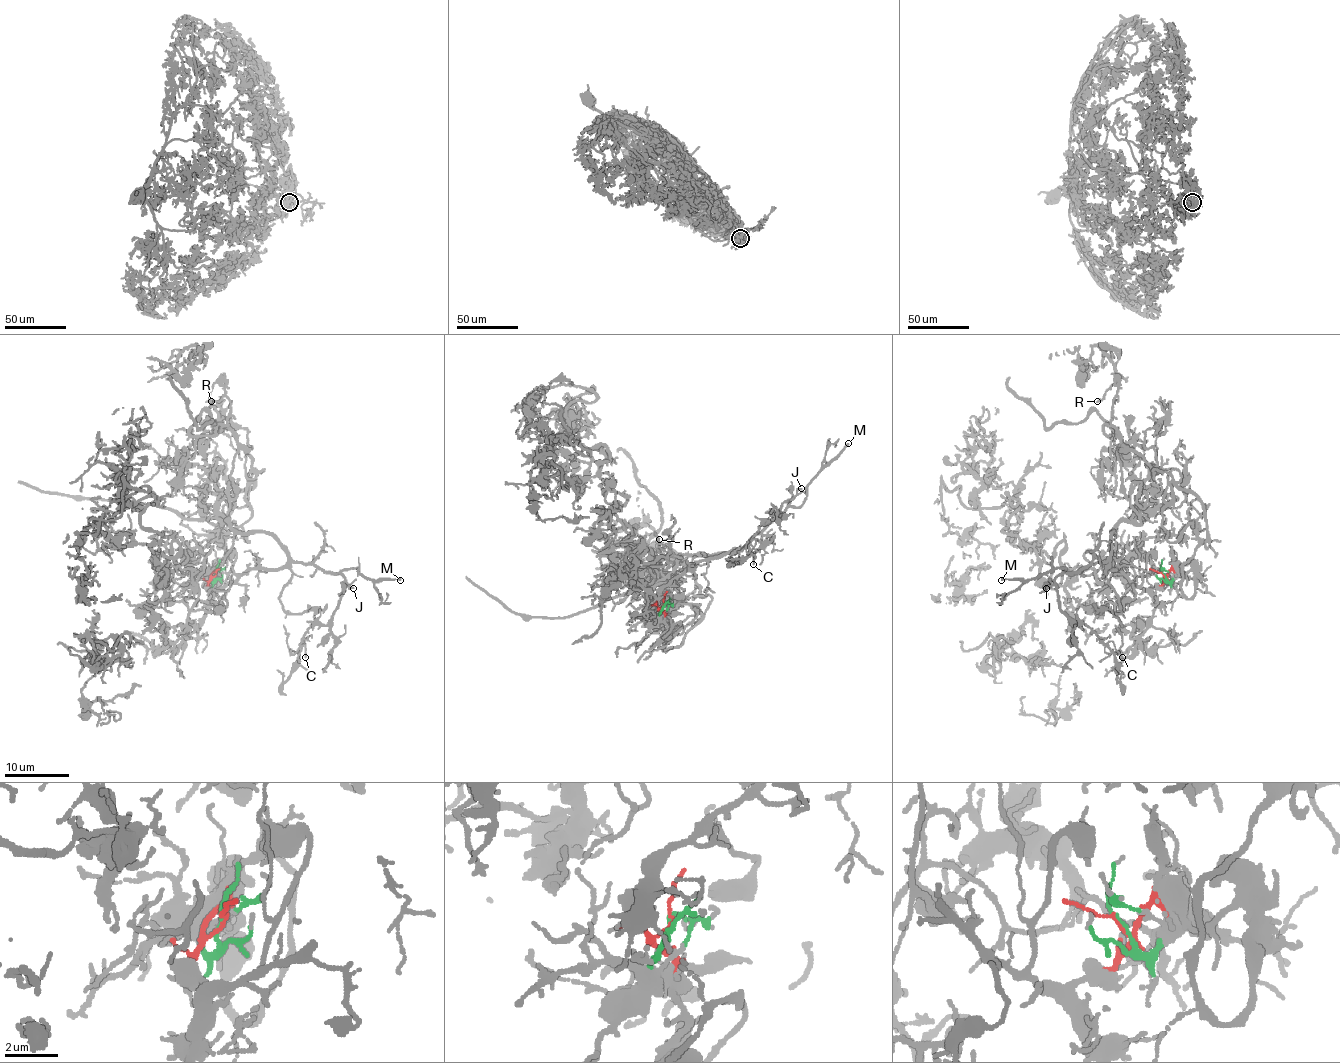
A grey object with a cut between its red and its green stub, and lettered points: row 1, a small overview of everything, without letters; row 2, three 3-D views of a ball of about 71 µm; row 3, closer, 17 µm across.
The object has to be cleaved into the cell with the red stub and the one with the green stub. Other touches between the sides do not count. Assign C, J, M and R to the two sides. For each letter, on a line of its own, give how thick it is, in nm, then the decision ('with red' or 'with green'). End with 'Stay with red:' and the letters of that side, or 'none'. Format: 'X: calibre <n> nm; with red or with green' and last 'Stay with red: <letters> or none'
C: calibre 120 nm; with red
J: calibre 190 nm; with red
M: calibre 190 nm; with red
R: calibre 120 nm; with green
Stay with red: C, J, M

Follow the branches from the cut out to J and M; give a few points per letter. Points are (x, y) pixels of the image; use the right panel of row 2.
J: (1163, 574), (1161, 585), (1140, 588), (1119, 569), (1090, 562), (1063, 572), (1047, 588)
M: (1163, 574), (1161, 585), (1143, 588), (1106, 562), (1090, 562), (1079, 570), (1050, 569), (1026, 580), (1002, 580)

